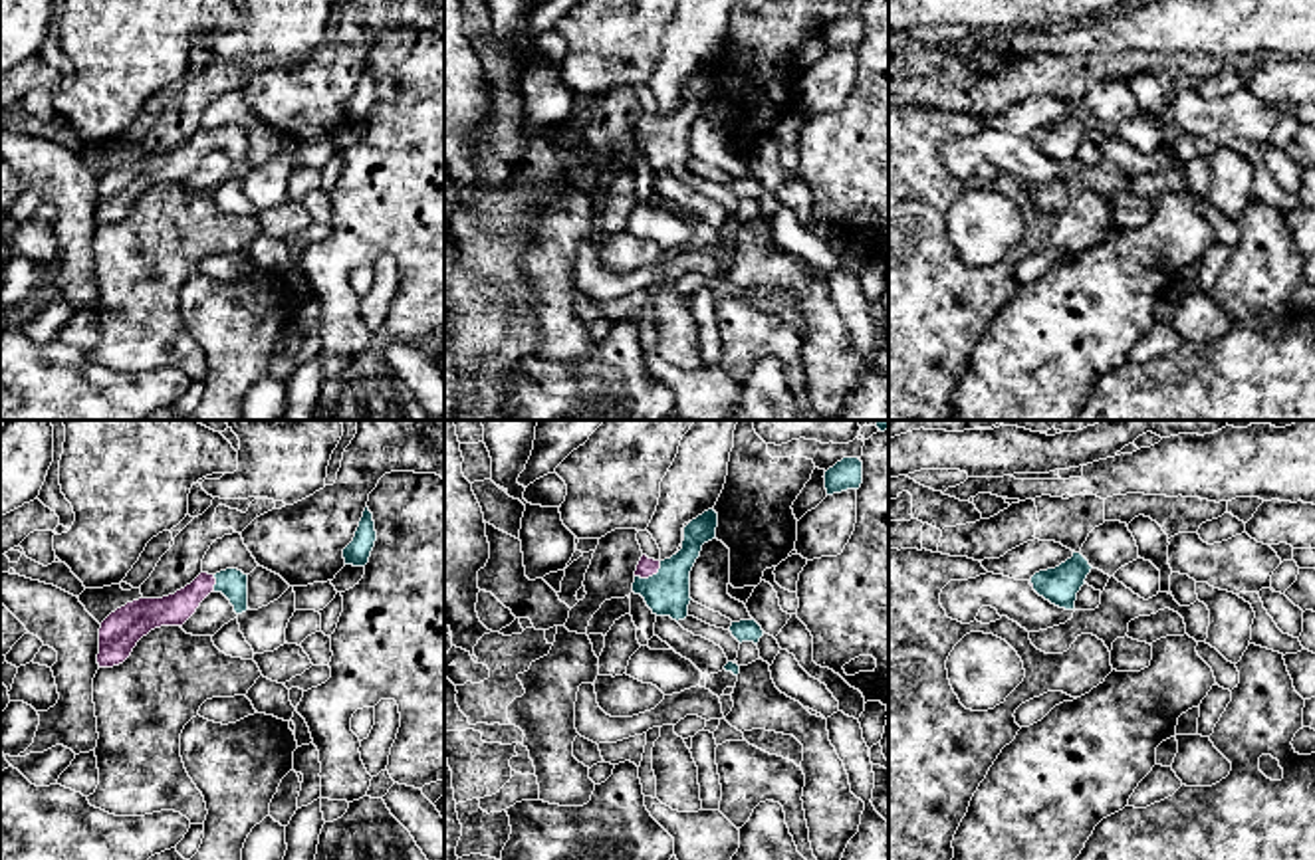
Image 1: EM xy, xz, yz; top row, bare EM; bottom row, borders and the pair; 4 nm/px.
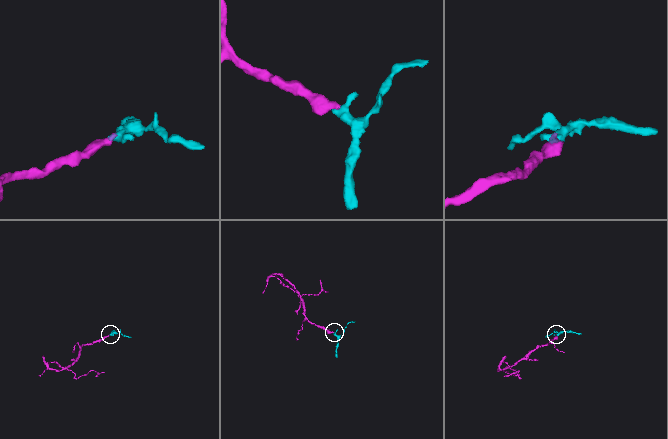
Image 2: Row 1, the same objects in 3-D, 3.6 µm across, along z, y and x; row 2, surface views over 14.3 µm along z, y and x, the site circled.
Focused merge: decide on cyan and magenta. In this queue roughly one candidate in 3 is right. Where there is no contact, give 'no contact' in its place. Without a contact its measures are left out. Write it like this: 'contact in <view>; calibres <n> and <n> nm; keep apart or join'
contact in xz; calibres 190 and 80 nm; join

